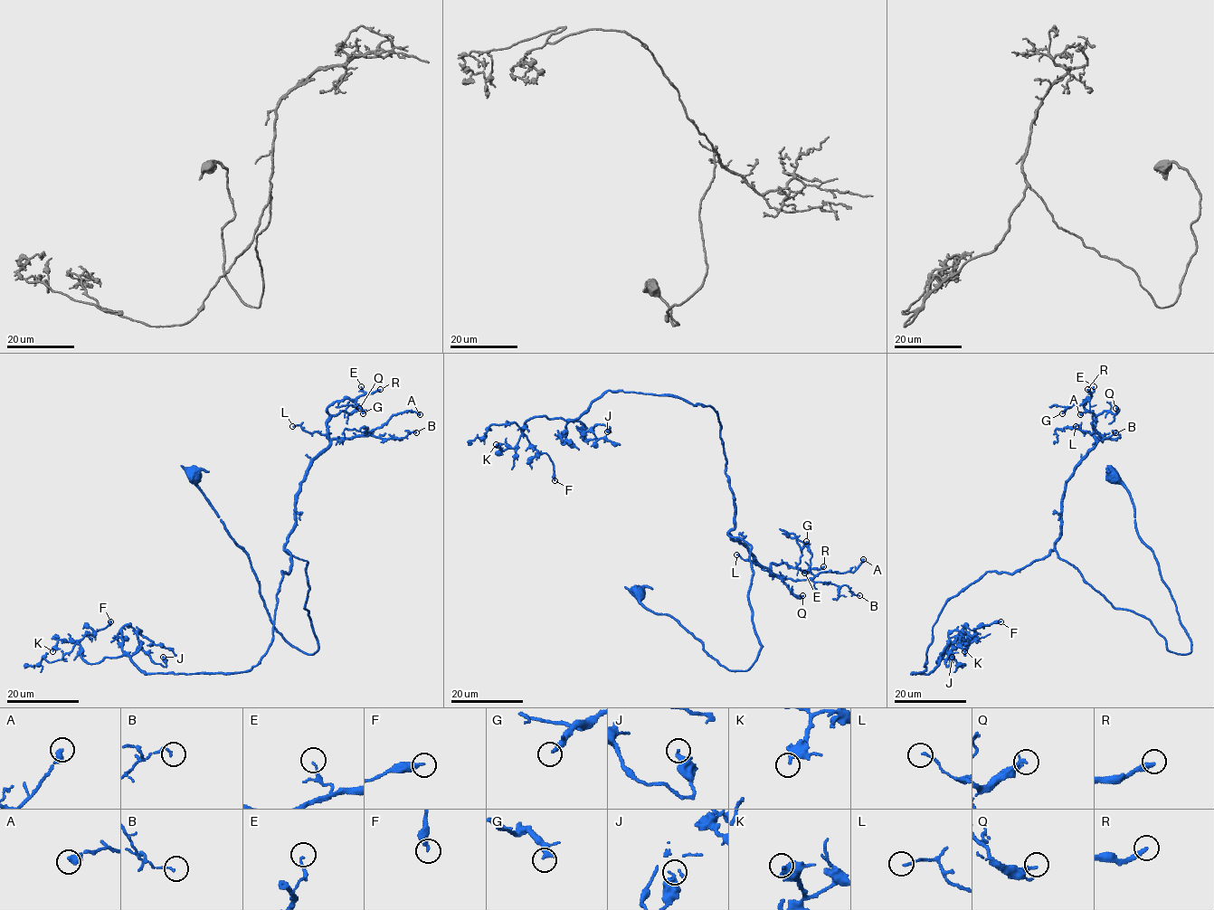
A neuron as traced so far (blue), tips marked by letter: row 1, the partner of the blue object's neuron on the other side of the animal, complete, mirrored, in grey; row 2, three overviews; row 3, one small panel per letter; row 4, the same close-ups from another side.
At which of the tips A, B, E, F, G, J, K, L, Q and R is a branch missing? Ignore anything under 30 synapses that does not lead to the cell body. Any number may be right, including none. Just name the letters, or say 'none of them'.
Q, R

